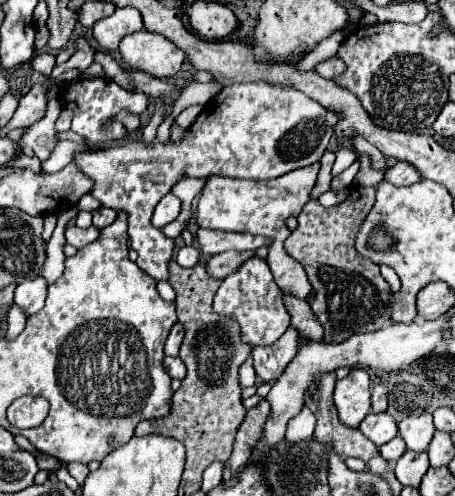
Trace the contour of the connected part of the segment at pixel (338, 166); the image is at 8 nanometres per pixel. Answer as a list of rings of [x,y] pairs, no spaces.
[[[340,148],[335,156],[336,159],[332,168],[333,177],[347,169],[357,158],[355,152],[346,148]]]

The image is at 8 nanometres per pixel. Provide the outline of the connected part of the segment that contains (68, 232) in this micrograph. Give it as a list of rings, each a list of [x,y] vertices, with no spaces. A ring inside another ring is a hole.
[[[67,226],[65,228],[65,238],[67,244],[73,244],[75,248],[83,248],[89,242],[93,242],[99,236],[99,230],[95,226],[89,228],[79,228],[79,226]]]

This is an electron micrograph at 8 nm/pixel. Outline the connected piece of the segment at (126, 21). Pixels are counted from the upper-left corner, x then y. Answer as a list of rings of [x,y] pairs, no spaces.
[[[117,8],[113,16],[99,20],[93,26],[93,38],[107,52],[117,52],[119,40],[125,34],[139,32],[143,28],[143,20],[139,18],[139,10],[135,8]]]

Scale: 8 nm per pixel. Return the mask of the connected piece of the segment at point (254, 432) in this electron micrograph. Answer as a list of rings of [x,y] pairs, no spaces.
[[[263,400],[255,408],[247,410],[245,420],[239,426],[239,432],[235,436],[233,452],[231,452],[231,458],[229,458],[229,466],[233,468],[233,474],[239,472],[247,464],[247,460],[251,456],[251,450],[261,436],[261,430],[263,430],[263,424],[265,424],[267,416],[269,416],[269,402],[267,400]]]

